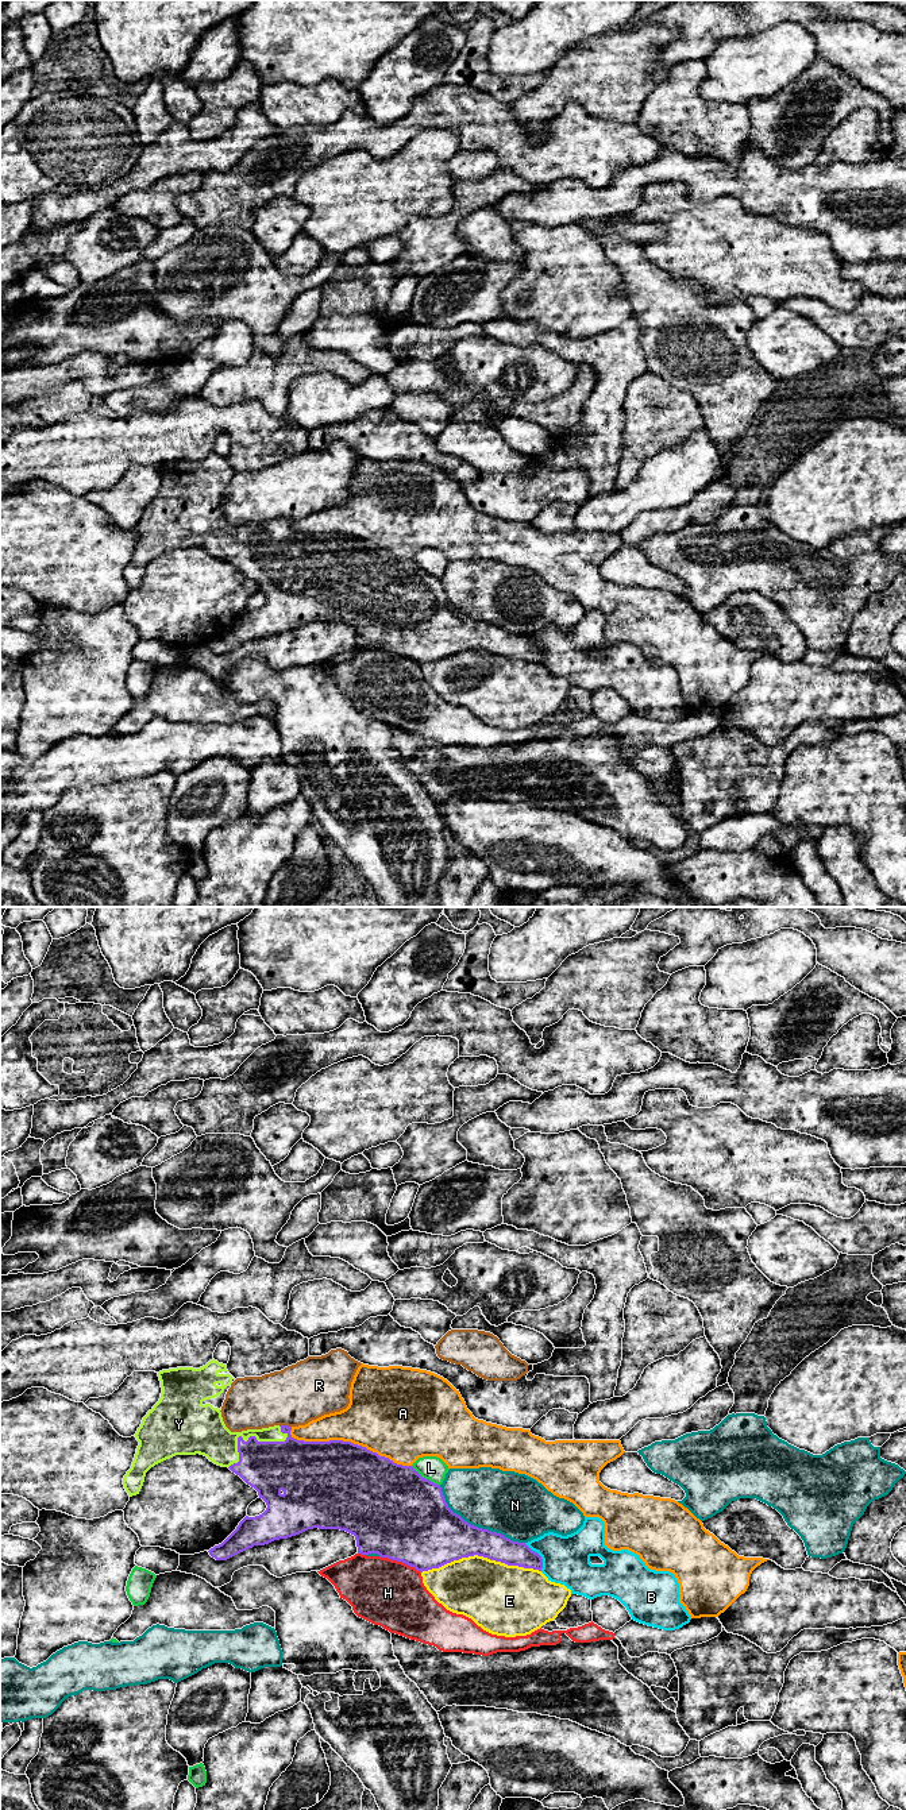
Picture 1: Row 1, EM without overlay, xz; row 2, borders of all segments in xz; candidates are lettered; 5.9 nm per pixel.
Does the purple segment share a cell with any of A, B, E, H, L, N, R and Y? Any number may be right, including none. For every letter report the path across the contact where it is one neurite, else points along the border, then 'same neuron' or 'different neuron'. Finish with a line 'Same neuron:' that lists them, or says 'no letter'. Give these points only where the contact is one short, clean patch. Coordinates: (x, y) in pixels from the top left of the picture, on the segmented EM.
A: different neuron
B: different neuron
E: different neuron
H: different neuron
L: different neuron
N: different neuron
R: different neuron
Y: runs through xz (269, 1467), (249, 1446), (249, 1439), (207, 1435); same neuron
Same neuron: Y

